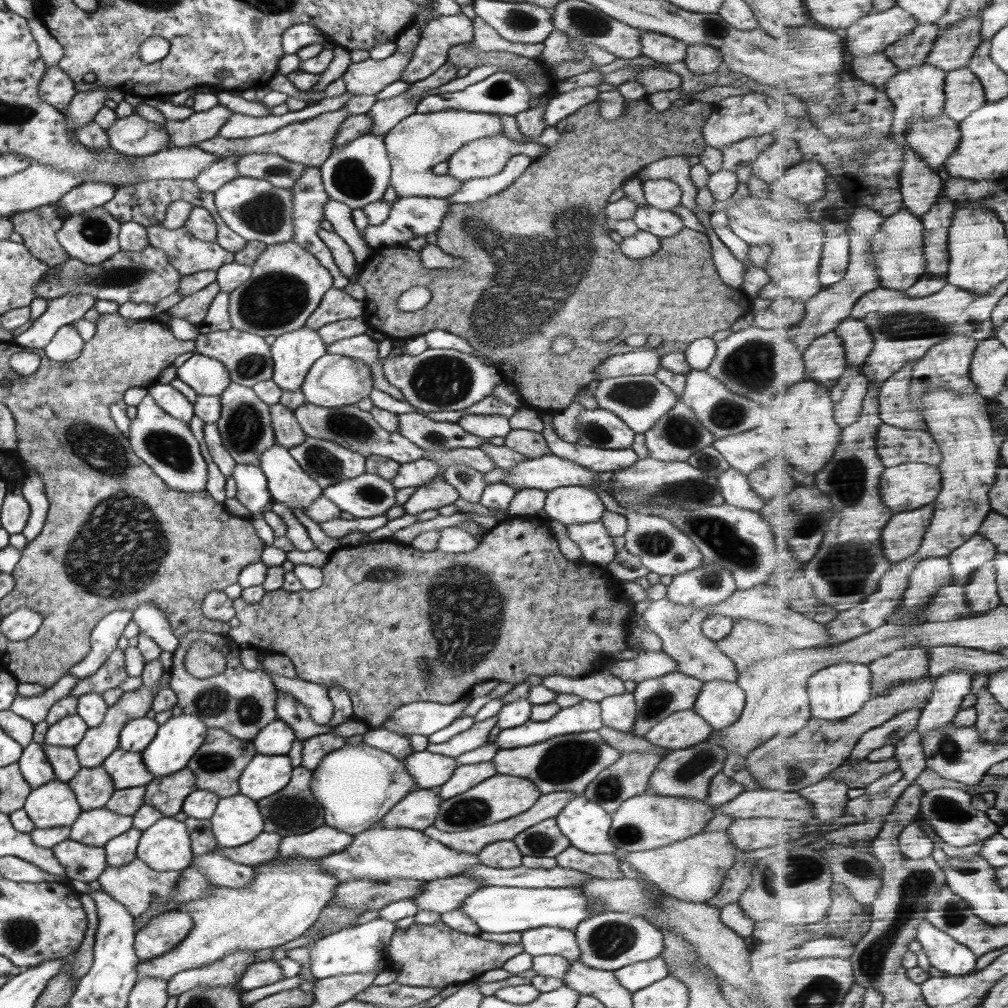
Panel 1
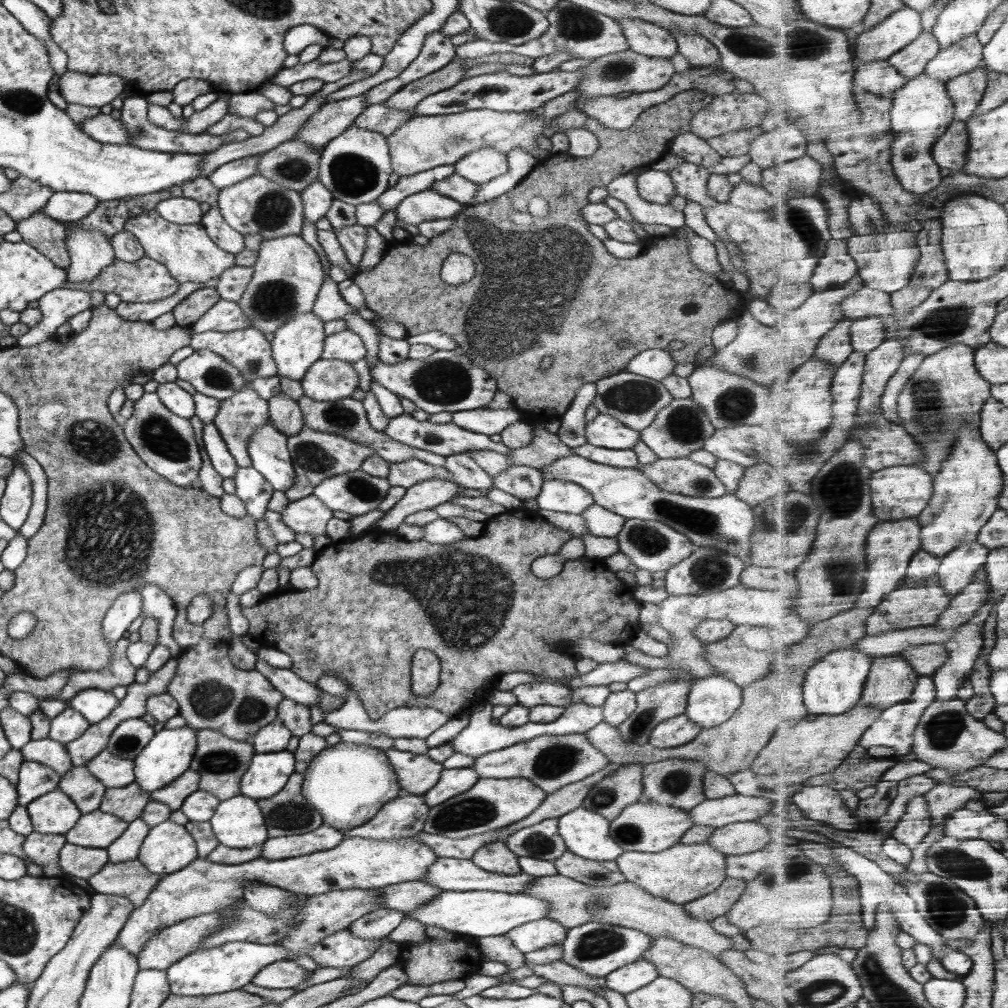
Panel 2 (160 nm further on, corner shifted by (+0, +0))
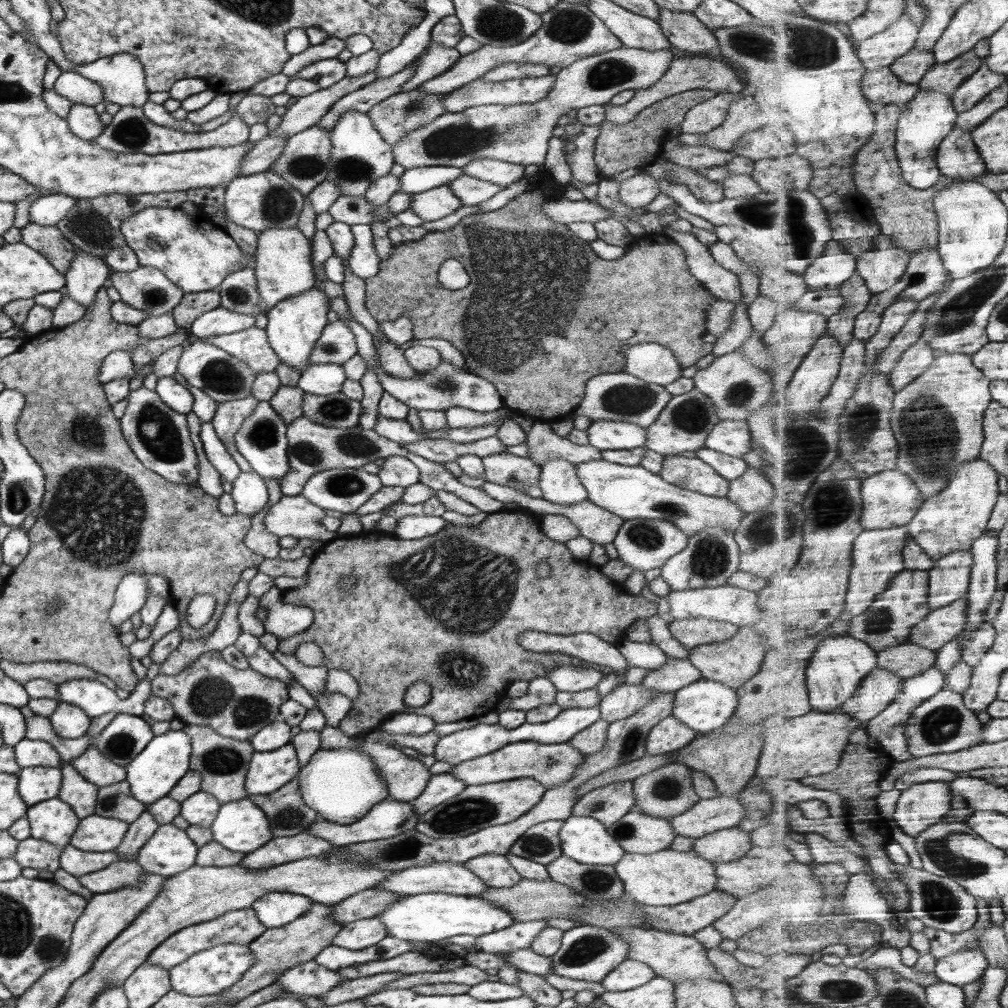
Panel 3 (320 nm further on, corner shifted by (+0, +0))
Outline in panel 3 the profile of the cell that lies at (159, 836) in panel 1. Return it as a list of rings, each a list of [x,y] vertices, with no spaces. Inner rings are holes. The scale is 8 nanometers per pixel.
[[[168,823],[159,825],[135,861],[145,872],[170,877],[194,866],[197,852],[198,848],[186,832]]]

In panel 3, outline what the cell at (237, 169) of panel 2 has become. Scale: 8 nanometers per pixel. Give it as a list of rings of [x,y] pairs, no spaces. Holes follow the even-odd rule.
[[[268,136],[262,141],[254,143],[248,155],[242,159],[239,176],[250,176],[270,170],[271,166],[282,155],[286,147],[287,138]]]

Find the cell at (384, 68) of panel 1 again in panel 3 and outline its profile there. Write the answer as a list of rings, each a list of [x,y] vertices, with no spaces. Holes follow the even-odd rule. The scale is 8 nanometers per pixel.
[[[337,58],[317,60],[305,66],[304,69],[300,70],[300,73],[296,73],[296,75],[289,77],[290,80],[298,78],[314,81],[321,89],[326,89],[346,77],[346,67],[345,62]]]

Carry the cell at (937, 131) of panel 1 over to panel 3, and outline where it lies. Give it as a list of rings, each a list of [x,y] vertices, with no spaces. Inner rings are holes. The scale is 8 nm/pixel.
[[[959,126],[945,139],[938,160],[944,176],[972,181],[990,173],[972,134]]]

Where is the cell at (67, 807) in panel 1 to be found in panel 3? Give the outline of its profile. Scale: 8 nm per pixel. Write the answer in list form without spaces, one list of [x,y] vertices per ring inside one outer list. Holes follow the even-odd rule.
[[[58,797],[29,806],[26,814],[31,838],[48,841],[62,849],[69,844],[79,823],[79,818],[72,808]]]

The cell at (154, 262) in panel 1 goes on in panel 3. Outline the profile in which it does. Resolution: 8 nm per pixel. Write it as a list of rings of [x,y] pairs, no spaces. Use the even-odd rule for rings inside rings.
[[[139,266],[132,272],[112,271],[108,279],[118,290],[120,301],[147,312],[148,317],[170,313],[185,293],[153,266]]]

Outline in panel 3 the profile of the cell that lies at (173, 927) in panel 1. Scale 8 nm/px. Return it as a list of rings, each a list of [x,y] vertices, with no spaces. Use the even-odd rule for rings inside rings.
[[[254,909],[230,910],[214,920],[199,922],[171,934],[149,954],[147,962],[170,970],[177,964],[184,962],[187,958],[190,958],[193,954],[214,948],[220,944],[231,942],[232,944],[249,945],[255,938],[266,932],[266,929],[266,926],[258,920]]]

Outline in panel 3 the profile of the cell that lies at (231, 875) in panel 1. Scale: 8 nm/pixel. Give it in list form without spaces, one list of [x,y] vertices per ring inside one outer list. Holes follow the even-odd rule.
[[[269,892],[254,901],[252,909],[267,929],[284,926],[310,910],[313,900],[290,892]]]

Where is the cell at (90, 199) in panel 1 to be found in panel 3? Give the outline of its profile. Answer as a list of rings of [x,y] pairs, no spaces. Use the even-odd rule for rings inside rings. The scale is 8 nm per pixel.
[[[52,192],[48,196],[38,197],[30,206],[30,223],[40,226],[55,226],[68,216],[78,204],[77,199],[62,193]]]

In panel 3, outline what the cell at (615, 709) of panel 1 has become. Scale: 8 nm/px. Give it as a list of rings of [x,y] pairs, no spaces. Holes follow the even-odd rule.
[[[620,684],[602,698],[599,704],[601,719],[611,723],[628,718],[656,697],[656,690],[648,690],[640,685]]]

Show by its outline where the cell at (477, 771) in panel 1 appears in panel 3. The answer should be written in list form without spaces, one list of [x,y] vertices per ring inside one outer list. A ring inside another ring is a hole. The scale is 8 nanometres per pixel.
[[[450,772],[434,774],[430,777],[423,793],[418,798],[411,799],[409,803],[414,807],[415,812],[422,815],[451,796],[460,794],[466,786],[467,784],[464,784]]]

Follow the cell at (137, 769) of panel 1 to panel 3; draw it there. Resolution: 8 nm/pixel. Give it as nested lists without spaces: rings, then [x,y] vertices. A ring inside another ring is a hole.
[[[90,745],[70,764],[88,781],[98,787],[124,781],[125,766],[108,760],[95,746]]]

